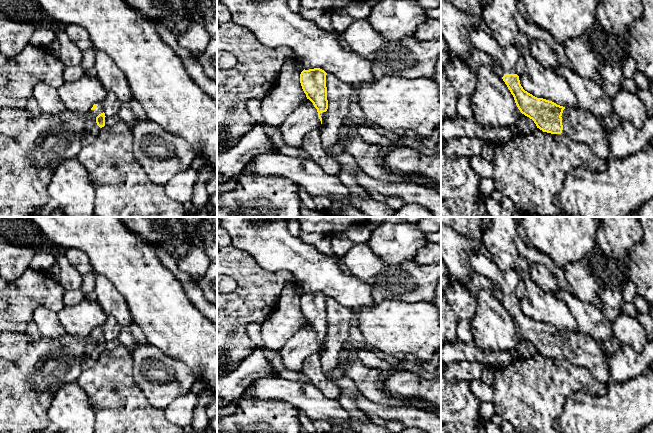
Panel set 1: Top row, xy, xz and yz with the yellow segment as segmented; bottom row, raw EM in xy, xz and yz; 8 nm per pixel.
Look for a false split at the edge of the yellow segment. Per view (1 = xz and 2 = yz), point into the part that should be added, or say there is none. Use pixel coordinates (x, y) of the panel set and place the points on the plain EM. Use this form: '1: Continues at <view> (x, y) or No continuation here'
1: Continues at xz (322, 338)
2: Continues at yz (581, 350)

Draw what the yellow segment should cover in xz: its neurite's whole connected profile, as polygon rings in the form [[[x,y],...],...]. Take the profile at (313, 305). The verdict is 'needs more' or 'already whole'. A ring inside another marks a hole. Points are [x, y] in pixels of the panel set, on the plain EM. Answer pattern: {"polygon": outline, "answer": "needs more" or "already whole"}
{"polygon": [[[320,292],[304,293],[300,298],[302,313],[307,323],[317,333],[322,350],[325,349],[325,339],[328,333],[326,299],[327,297]]], "answer": "needs more"}

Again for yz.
{"polygon": [[[475,255],[469,265],[476,272],[493,281],[502,289],[503,305],[514,321],[522,338],[534,345],[537,352],[551,358],[563,358],[567,362],[587,369],[602,383],[610,382],[607,354],[597,340],[580,331],[565,332],[556,327],[537,322],[523,313],[516,291],[520,275],[514,271],[501,271],[496,264],[484,255]]], "answer": "needs more"}

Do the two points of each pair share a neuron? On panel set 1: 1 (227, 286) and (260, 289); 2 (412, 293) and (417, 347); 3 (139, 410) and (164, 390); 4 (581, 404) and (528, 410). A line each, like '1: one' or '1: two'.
1: two
2: two
3: two
4: two

